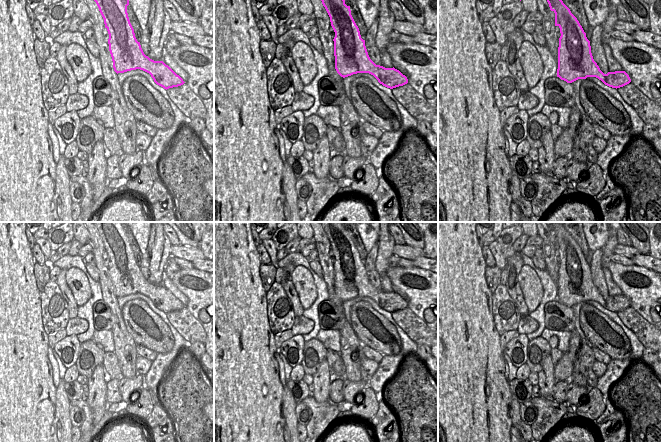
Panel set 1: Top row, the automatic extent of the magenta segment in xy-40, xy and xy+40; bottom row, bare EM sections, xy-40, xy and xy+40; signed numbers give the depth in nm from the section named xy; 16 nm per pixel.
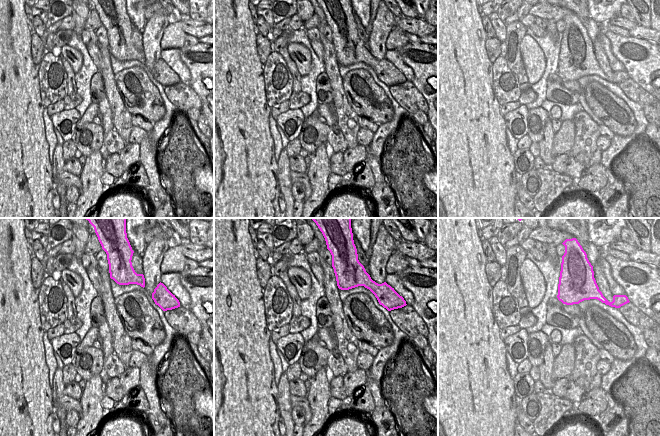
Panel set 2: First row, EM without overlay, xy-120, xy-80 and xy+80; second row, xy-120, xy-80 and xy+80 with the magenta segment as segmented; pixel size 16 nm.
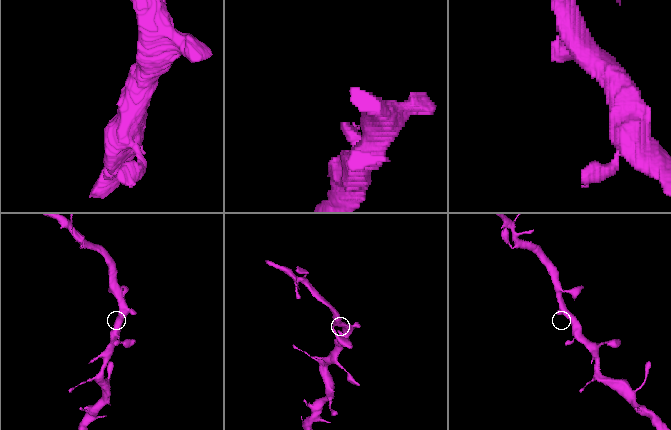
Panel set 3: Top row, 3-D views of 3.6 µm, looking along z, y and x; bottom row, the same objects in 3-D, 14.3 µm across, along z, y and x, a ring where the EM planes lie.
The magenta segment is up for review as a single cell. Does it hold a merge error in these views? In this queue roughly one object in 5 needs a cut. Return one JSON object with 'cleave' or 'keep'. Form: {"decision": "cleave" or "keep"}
{"decision": "keep"}

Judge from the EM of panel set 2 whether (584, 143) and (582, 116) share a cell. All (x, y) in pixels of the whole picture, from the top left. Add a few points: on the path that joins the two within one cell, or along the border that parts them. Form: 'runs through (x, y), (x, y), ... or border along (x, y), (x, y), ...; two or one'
runs through (584, 136), (584, 123); one

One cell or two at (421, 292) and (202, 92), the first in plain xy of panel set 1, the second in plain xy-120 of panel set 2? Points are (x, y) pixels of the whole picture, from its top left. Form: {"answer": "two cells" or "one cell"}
{"answer": "one cell"}

